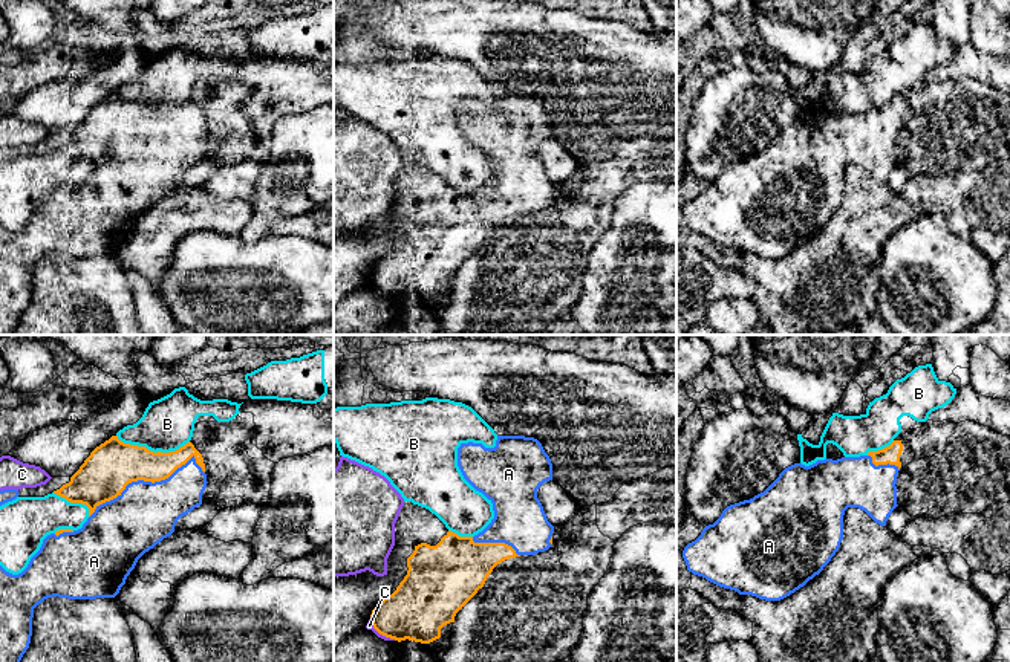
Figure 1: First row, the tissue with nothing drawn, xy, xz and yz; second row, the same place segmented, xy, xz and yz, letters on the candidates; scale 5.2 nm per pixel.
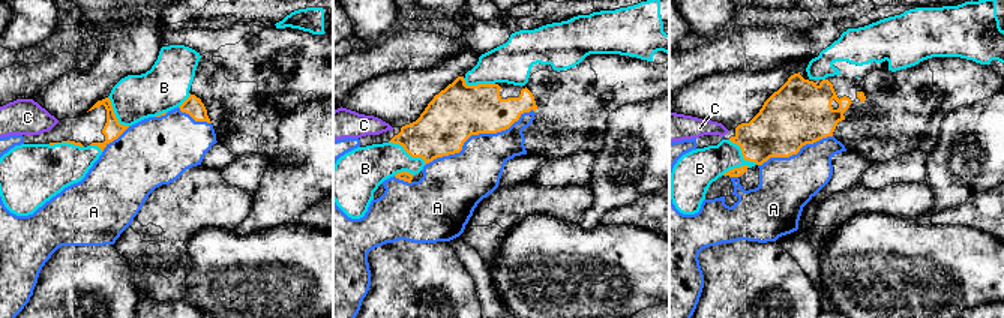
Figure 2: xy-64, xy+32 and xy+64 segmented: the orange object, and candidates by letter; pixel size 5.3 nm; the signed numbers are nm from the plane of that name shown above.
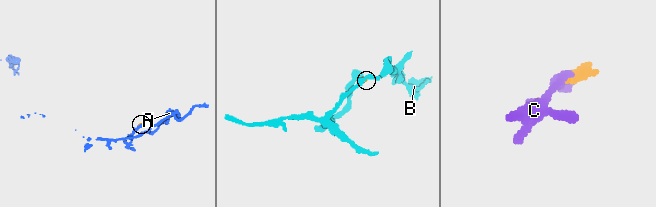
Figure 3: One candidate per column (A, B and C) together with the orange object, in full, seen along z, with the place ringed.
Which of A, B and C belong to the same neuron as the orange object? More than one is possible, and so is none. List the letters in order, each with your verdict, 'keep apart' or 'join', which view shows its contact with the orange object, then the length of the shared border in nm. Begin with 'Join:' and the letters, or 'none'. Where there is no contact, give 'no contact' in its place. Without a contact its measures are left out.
Join: A
A: join | xy | 650 nm
B: keep apart | xy | 380 nm
C: keep apart | xz | 180 nm

